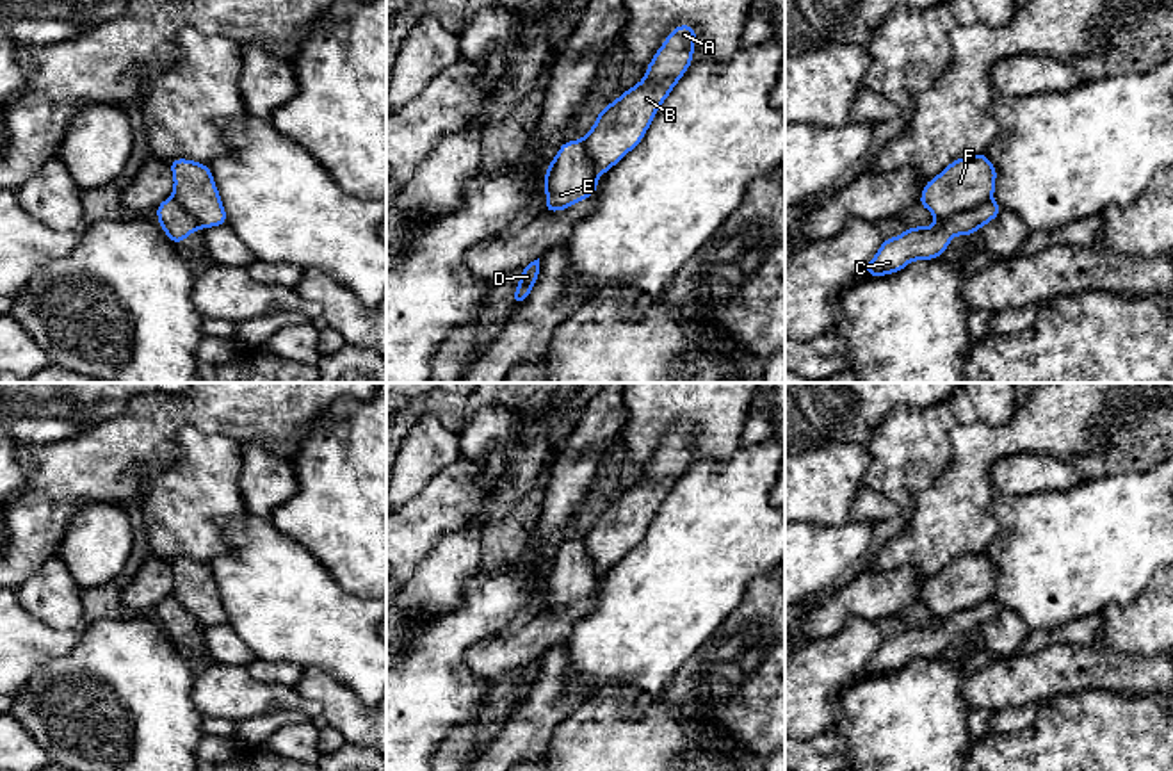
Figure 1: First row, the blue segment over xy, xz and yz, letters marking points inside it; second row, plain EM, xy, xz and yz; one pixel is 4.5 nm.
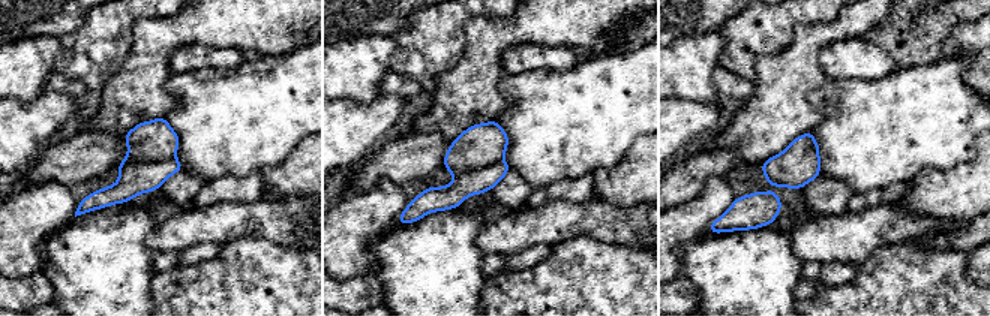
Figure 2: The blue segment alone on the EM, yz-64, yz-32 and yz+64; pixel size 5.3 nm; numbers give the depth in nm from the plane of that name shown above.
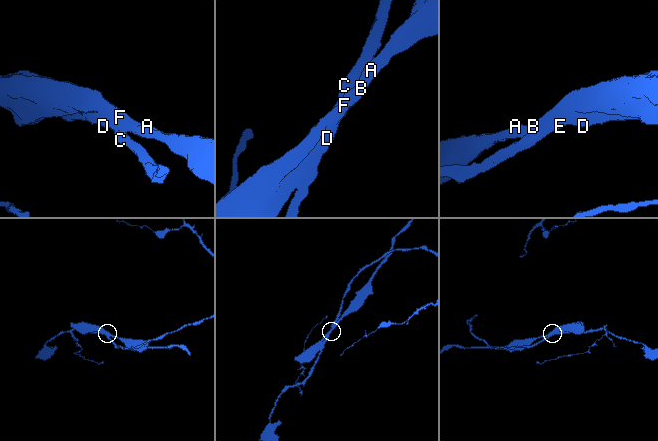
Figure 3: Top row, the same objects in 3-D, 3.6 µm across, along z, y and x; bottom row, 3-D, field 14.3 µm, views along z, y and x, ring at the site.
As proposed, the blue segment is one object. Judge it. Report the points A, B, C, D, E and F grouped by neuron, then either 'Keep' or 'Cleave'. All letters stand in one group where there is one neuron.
Groups: A B F / C D E. Cleave

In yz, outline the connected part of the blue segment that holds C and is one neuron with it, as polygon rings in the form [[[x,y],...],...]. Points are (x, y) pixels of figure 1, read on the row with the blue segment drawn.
[[[990,199],[933,226],[911,226],[894,239],[883,239],[881,248],[865,267],[865,276],[894,274],[913,260],[940,258],[954,235],[974,235],[1000,212],[1002,207]]]

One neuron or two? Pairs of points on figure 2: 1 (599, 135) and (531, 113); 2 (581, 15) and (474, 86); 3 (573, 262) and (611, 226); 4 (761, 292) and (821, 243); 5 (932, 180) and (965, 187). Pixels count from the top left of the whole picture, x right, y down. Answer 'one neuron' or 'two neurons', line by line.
1: one neuron
2: one neuron
3: two neurons
4: two neurons
5: one neuron

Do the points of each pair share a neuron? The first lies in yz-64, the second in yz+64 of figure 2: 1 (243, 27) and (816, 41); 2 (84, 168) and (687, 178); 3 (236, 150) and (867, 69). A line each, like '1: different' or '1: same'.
1: same
2: same
3: different

